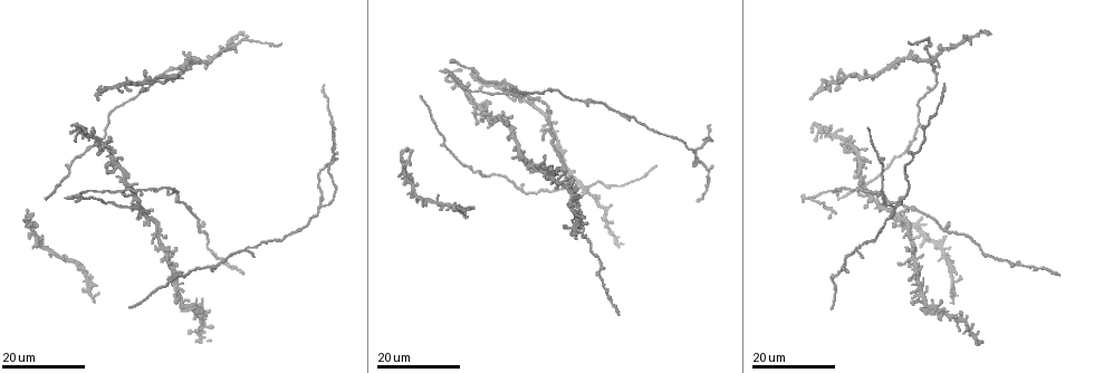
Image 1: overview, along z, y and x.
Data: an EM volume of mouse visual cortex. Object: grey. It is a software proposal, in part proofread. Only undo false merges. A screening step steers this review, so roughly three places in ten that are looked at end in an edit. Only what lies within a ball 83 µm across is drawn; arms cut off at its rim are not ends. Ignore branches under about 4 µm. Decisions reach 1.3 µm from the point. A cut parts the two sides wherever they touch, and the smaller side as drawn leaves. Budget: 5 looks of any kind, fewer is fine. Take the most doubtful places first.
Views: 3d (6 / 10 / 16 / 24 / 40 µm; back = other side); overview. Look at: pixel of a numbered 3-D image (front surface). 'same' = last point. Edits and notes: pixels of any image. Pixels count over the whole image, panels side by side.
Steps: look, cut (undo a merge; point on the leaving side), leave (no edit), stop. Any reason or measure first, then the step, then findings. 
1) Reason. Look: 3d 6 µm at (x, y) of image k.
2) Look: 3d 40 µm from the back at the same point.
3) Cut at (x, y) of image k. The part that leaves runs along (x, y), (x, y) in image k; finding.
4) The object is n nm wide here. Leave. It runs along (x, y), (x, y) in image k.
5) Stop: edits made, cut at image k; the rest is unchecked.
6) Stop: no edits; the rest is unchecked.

Three arms meet. Look: 3d 24 µm at (582, 187) of image 1.

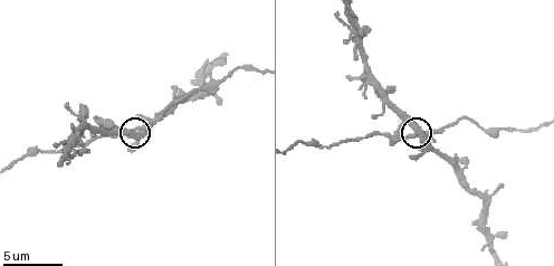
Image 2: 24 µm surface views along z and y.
Look: 3d 10 µm at (414, 136) of image 2.

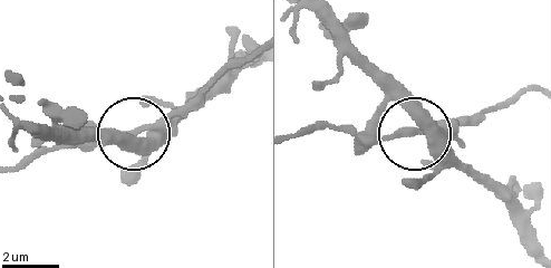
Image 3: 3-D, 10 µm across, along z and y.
Leave. All the same neuron.

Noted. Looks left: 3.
Four-way junction. Look: 3d 16 µm at (912, 259) of image 1.

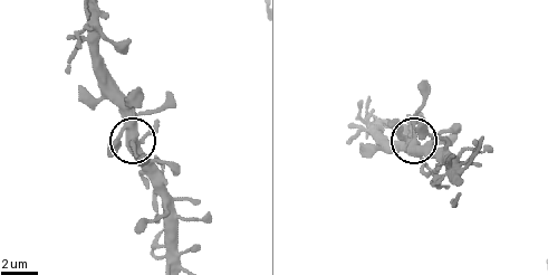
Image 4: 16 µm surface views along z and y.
Look: 3d 10 µm at (414, 143) of image 4.

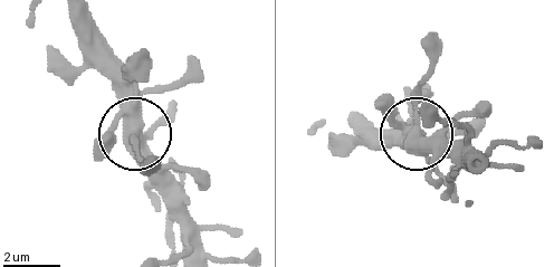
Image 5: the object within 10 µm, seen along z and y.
Leave. It runs along (354, 112), (376, 132), (458, 139) in image 5; one neuron here.

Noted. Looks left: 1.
Stop: no edits; the rest is unchecked.

